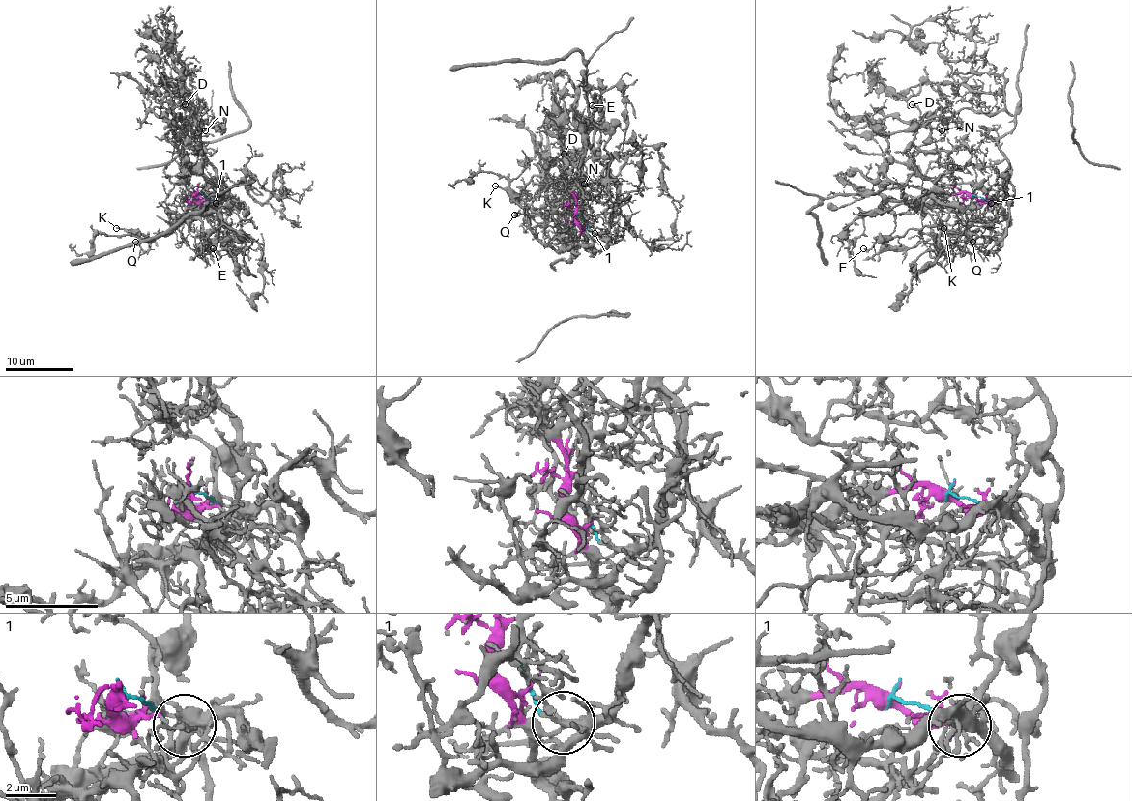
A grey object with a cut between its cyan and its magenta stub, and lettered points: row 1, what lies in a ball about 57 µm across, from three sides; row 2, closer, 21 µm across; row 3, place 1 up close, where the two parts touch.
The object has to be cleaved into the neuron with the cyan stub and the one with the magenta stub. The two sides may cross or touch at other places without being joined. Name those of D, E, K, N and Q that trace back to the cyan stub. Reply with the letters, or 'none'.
K, Q

